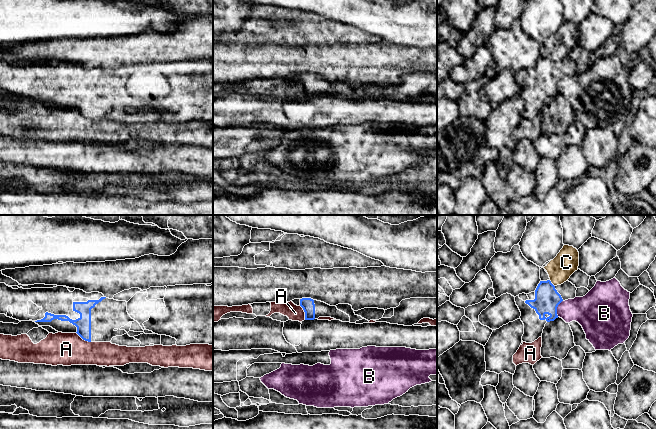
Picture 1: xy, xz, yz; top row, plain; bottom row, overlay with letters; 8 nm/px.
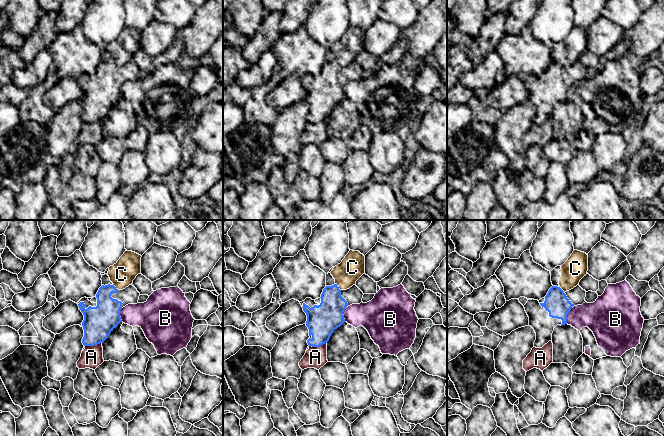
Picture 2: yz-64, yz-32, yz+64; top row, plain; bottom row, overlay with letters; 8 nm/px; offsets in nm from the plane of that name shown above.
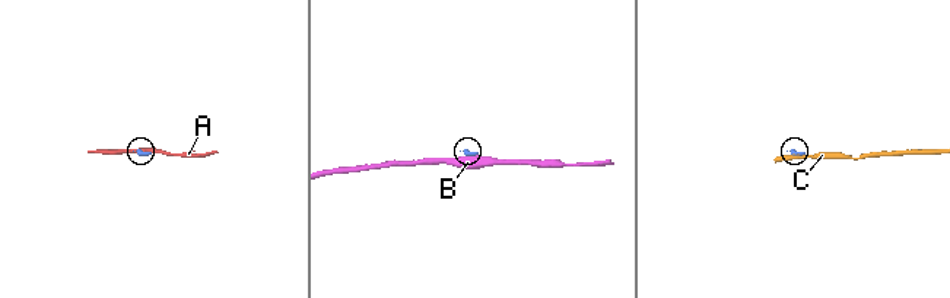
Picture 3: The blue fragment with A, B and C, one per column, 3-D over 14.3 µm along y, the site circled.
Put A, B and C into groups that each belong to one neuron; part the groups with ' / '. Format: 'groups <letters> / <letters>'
groups A / B / C

